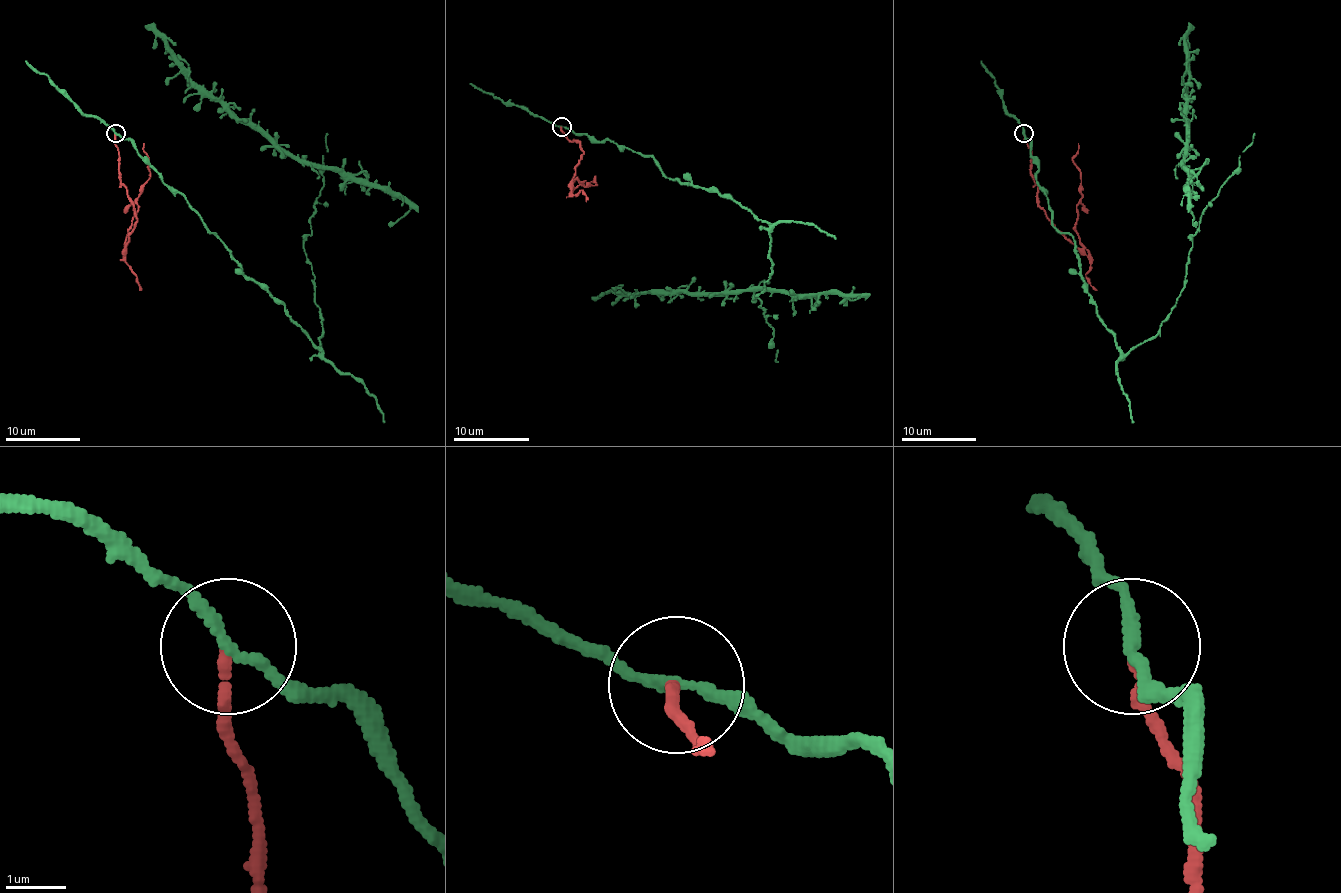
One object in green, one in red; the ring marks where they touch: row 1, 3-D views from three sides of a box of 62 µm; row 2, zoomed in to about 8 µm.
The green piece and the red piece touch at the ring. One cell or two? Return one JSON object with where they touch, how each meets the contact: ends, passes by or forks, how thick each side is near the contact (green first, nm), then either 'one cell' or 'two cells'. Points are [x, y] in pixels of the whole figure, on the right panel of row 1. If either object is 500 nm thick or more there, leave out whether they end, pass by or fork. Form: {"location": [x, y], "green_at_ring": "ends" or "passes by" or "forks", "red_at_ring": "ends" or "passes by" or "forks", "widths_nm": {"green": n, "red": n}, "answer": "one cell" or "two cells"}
{"location": [1023, 133], "green_at_ring": "passes by", "red_at_ring": "ends", "widths_nm": {"green": 170, "red": 160}, "answer": "two cells"}

